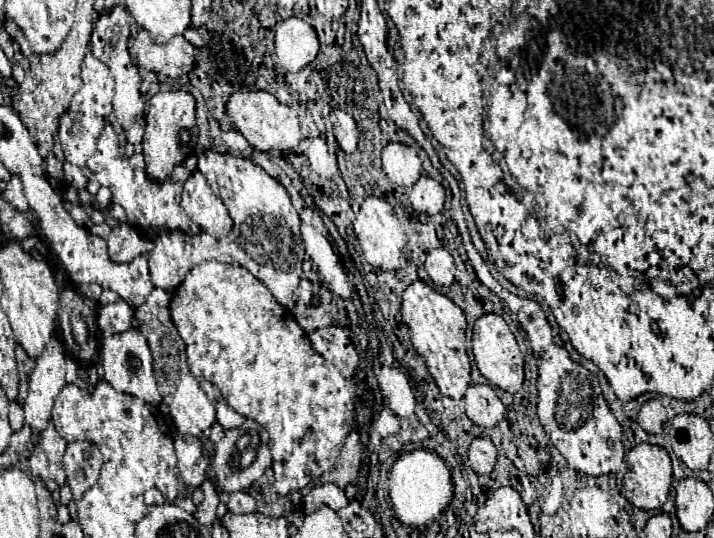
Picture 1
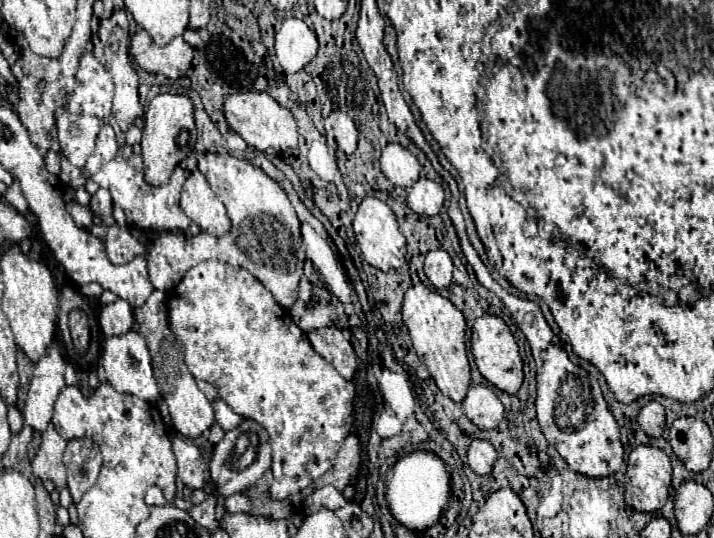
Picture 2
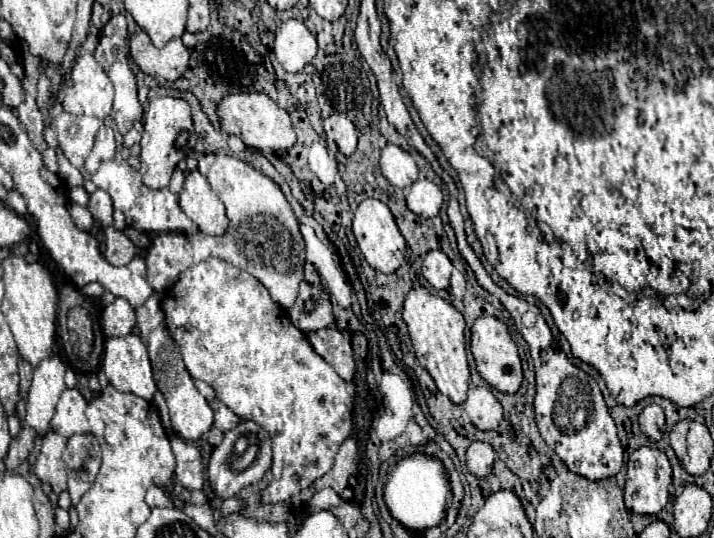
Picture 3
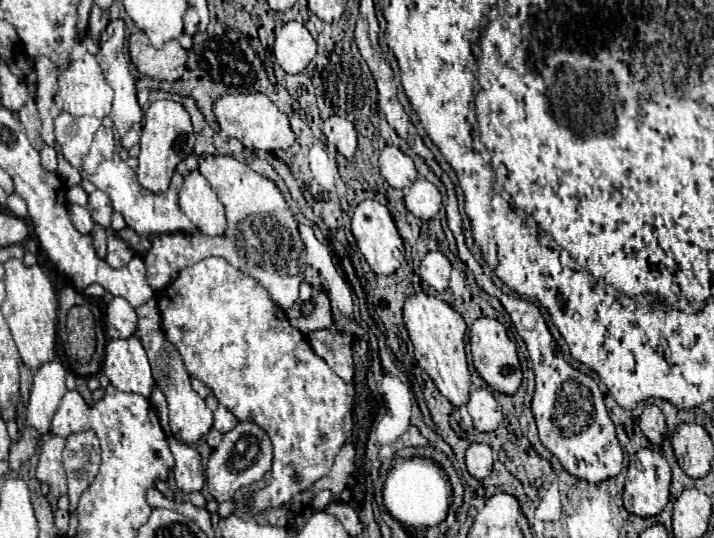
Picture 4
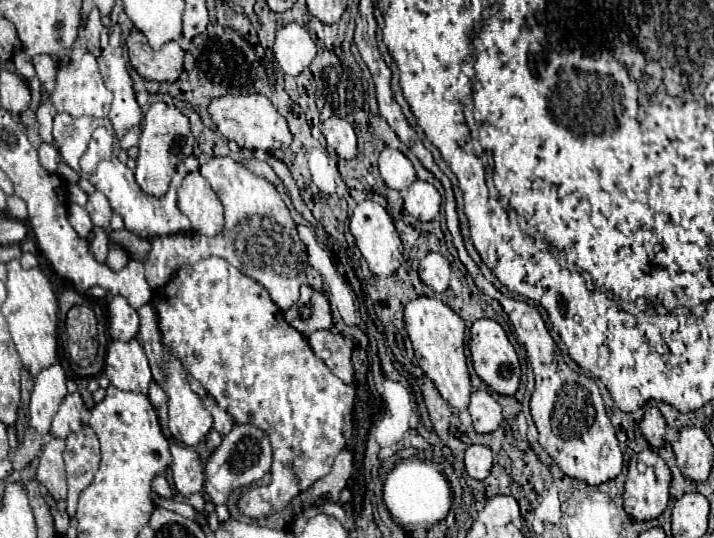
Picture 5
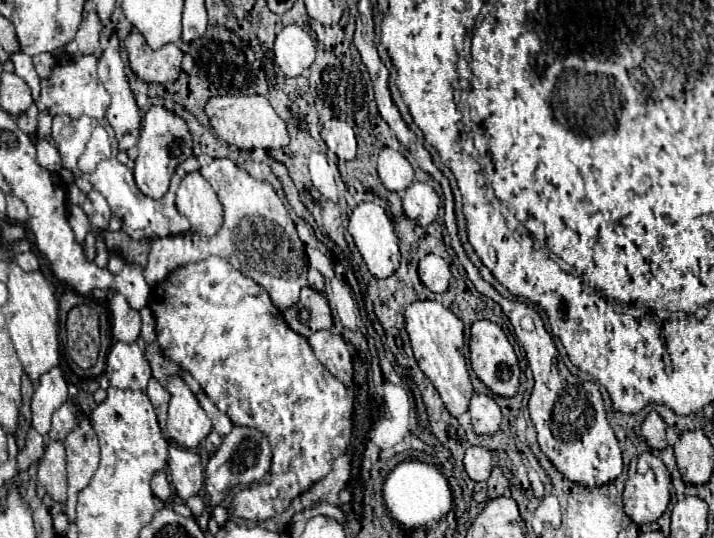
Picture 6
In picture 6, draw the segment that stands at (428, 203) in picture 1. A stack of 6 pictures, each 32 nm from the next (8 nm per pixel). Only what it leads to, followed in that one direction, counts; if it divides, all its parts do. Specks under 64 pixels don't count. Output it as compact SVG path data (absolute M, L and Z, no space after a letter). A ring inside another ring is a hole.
M414 182L410 188L404 192L404 212L418 224L426 226L436 220L438 216L438 206L440 206L440 196L436 190L424 182Z

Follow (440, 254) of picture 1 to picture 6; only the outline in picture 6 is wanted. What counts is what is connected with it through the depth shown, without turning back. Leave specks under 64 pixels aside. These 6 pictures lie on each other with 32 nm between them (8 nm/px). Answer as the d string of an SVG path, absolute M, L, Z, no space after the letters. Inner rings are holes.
M428 254L426 258L422 258L420 266L418 266L418 274L420 274L422 284L436 294L440 294L448 288L448 282L452 276L448 264L438 254Z

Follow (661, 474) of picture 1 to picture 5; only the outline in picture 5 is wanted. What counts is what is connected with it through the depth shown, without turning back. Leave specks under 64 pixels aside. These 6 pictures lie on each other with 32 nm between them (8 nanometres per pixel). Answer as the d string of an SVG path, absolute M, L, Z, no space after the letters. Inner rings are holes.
M654 450L634 454L628 464L628 478L624 484L624 510L636 520L658 518L670 500L670 468Z

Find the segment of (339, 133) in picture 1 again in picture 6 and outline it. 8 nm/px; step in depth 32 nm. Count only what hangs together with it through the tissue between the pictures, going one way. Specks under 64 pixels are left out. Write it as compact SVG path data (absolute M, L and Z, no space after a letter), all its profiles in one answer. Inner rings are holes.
M330 118L322 124L322 138L326 146L340 158L340 160L352 160L356 156L356 136L348 122L340 118Z

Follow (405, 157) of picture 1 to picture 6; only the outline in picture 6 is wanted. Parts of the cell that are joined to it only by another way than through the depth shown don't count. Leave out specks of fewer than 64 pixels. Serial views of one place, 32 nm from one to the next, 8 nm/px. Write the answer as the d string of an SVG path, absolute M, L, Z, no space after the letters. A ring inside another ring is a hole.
M382 148L378 156L378 174L382 184L394 192L402 192L414 182L414 170L410 162L392 148Z

